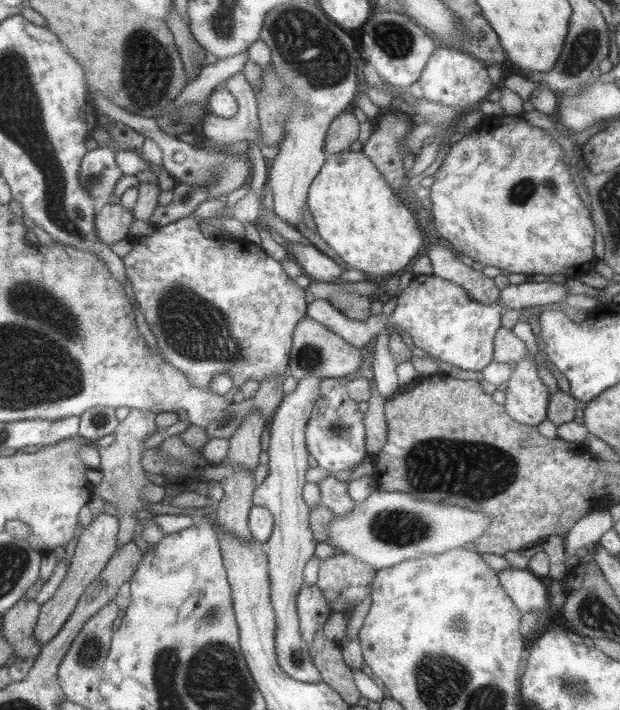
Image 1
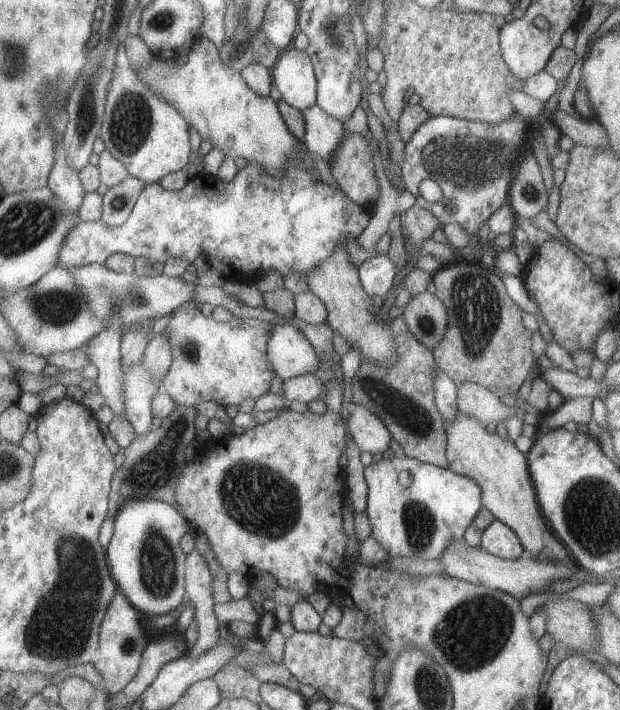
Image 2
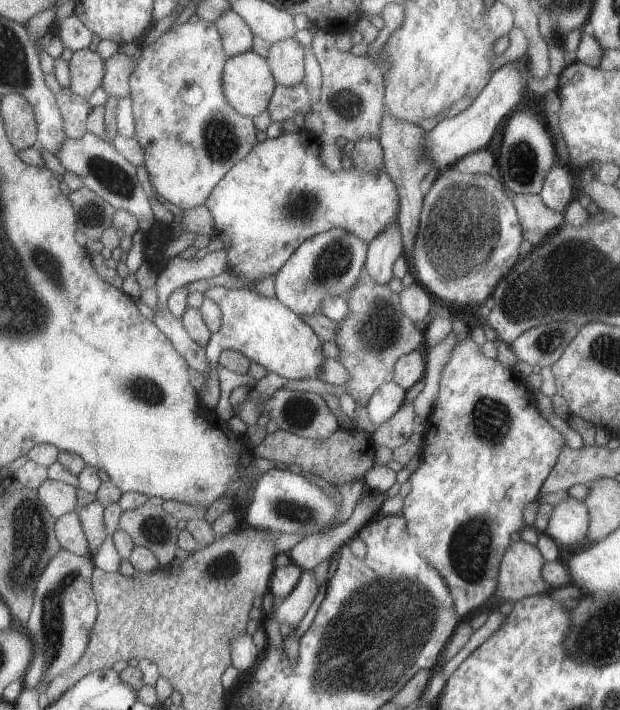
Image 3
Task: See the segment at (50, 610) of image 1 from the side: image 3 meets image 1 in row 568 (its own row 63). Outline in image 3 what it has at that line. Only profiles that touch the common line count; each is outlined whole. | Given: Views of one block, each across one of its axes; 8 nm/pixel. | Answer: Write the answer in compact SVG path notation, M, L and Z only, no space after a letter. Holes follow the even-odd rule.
M88 48L80 49L74 52L68 63L71 74L69 87L72 92L90 98L92 92L101 86L104 78L105 66L100 54Z

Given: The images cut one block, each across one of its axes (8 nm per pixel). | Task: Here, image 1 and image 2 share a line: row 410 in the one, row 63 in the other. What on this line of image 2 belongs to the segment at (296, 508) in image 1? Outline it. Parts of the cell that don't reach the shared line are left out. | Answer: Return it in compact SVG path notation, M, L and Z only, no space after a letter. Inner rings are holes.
M293 46L281 52L276 66L271 70L271 76L284 102L296 110L308 110L317 104L316 70L308 52Z

